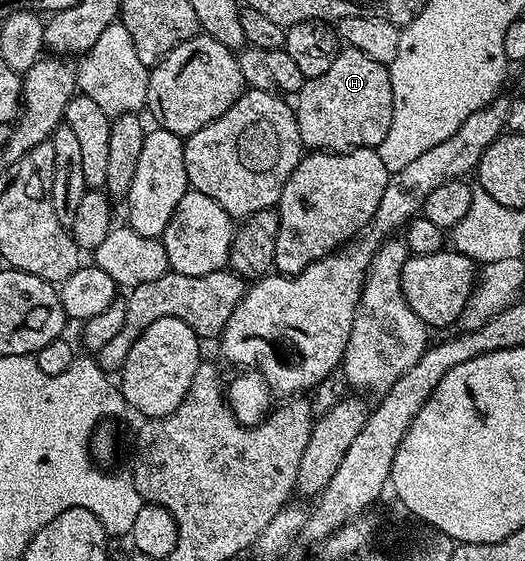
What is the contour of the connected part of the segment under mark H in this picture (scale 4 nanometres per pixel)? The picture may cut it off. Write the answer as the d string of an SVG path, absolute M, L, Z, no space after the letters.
M350 48L340 49L337 60L333 60L326 72L304 81L294 99L293 109L301 140L308 151L329 150L332 154L341 154L349 150L378 148L393 124L393 84L390 69L373 60L373 56L365 56L365 52Z

